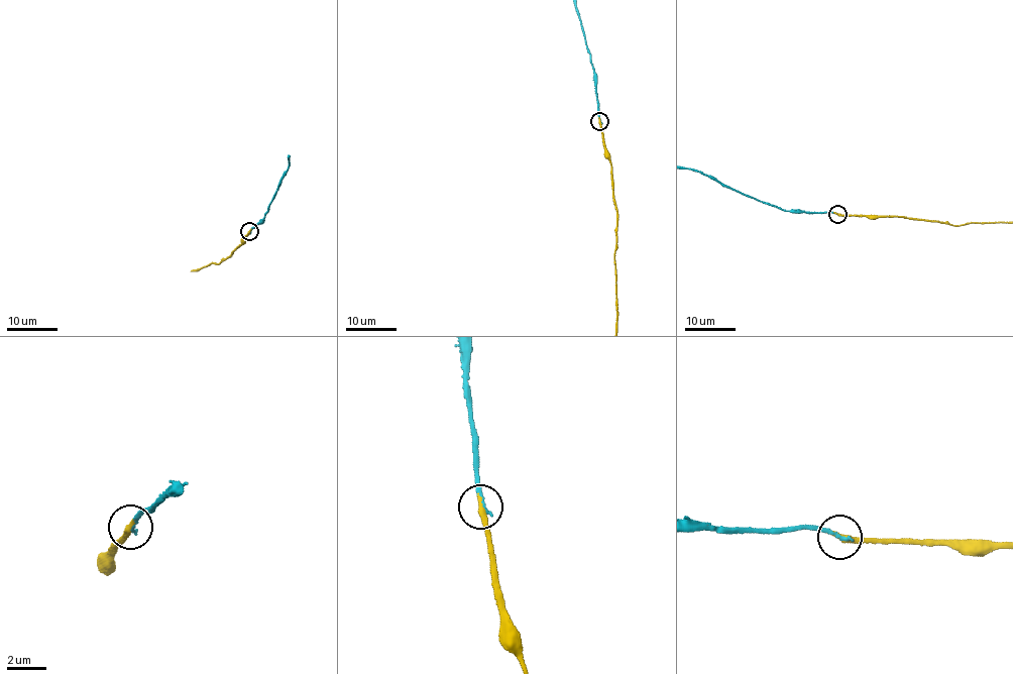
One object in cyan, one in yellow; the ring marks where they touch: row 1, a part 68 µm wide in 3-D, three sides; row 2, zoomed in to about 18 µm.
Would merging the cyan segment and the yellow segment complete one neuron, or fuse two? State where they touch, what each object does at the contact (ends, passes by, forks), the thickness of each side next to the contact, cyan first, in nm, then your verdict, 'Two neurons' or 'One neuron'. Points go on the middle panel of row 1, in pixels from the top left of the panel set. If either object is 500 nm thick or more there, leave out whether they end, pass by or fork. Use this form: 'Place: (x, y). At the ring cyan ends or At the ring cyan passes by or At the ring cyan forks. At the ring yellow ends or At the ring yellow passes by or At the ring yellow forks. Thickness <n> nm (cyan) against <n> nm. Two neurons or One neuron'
Place: (599, 121). At the ring cyan ends. At the ring yellow ends. Thickness 170 nm (cyan) against 360 nm. One neuron

